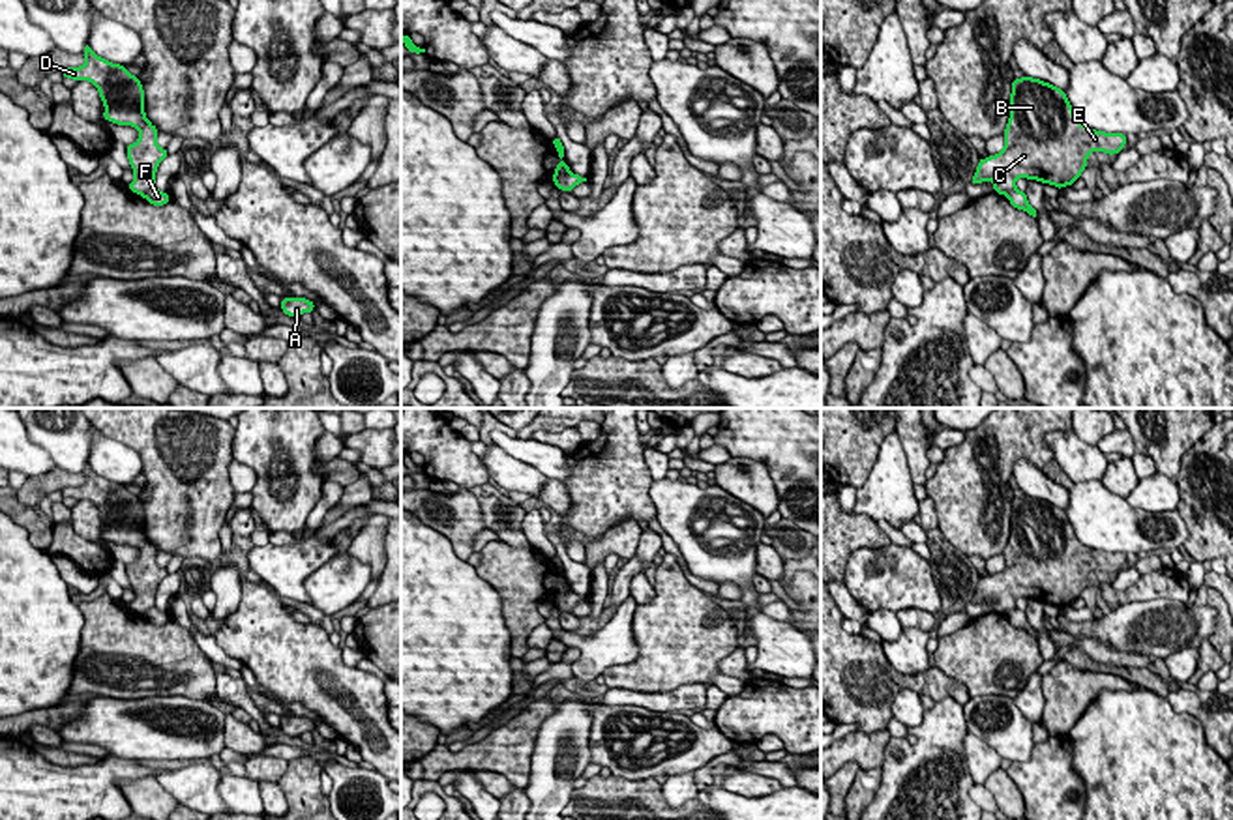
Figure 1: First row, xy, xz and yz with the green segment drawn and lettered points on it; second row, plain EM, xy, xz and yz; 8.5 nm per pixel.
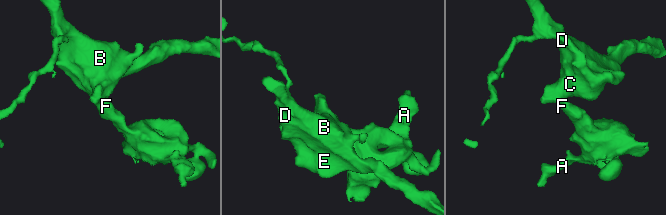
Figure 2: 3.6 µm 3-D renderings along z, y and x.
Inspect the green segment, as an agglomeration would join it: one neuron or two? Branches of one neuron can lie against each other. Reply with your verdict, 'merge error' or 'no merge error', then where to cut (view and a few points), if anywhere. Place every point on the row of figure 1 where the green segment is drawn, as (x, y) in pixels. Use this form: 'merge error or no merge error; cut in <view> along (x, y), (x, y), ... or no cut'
merge error; cut in xz along (570, 173), (553, 182)

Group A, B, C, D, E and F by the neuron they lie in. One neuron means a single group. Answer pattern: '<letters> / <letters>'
A F / B C D E

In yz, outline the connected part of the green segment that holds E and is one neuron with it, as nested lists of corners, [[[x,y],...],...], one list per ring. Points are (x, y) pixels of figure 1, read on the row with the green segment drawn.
[[[1032,77],[1014,79],[1004,148],[978,161],[971,183],[991,180],[1006,195],[1018,178],[1072,185],[1087,167],[1091,152],[1119,154],[1126,135],[1085,127],[1064,90]]]

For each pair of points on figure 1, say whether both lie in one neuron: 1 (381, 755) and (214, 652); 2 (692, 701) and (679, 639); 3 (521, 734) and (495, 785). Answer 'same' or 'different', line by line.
1: different
2: different
3: different

